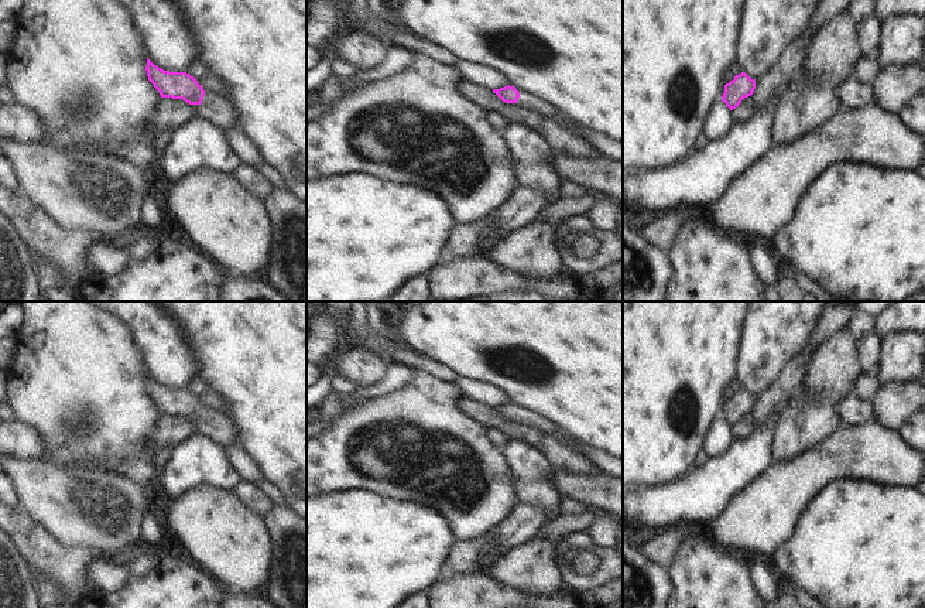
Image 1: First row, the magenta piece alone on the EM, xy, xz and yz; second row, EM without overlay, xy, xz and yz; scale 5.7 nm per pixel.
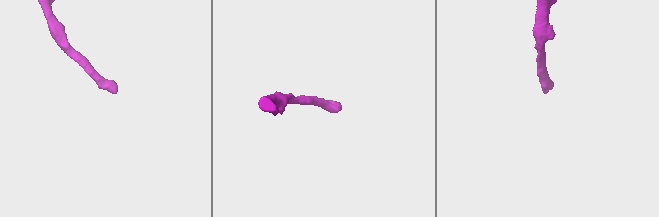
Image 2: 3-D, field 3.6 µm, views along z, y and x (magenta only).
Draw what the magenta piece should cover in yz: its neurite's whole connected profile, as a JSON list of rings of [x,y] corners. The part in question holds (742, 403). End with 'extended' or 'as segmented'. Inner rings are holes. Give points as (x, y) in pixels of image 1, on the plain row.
[[[741,389],[736,392],[733,397],[724,402],[722,417],[730,427],[733,427],[741,420],[744,414],[751,413],[754,406],[756,397],[751,396],[746,389]]]; as segmented

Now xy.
[[[147,375],[147,393],[161,414],[182,416],[189,421],[201,421],[202,433],[222,447],[237,445],[237,431],[230,419],[213,409],[205,409],[196,394],[186,389],[169,389],[158,385]]]; extended

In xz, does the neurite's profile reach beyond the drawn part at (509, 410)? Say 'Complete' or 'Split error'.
Split error

